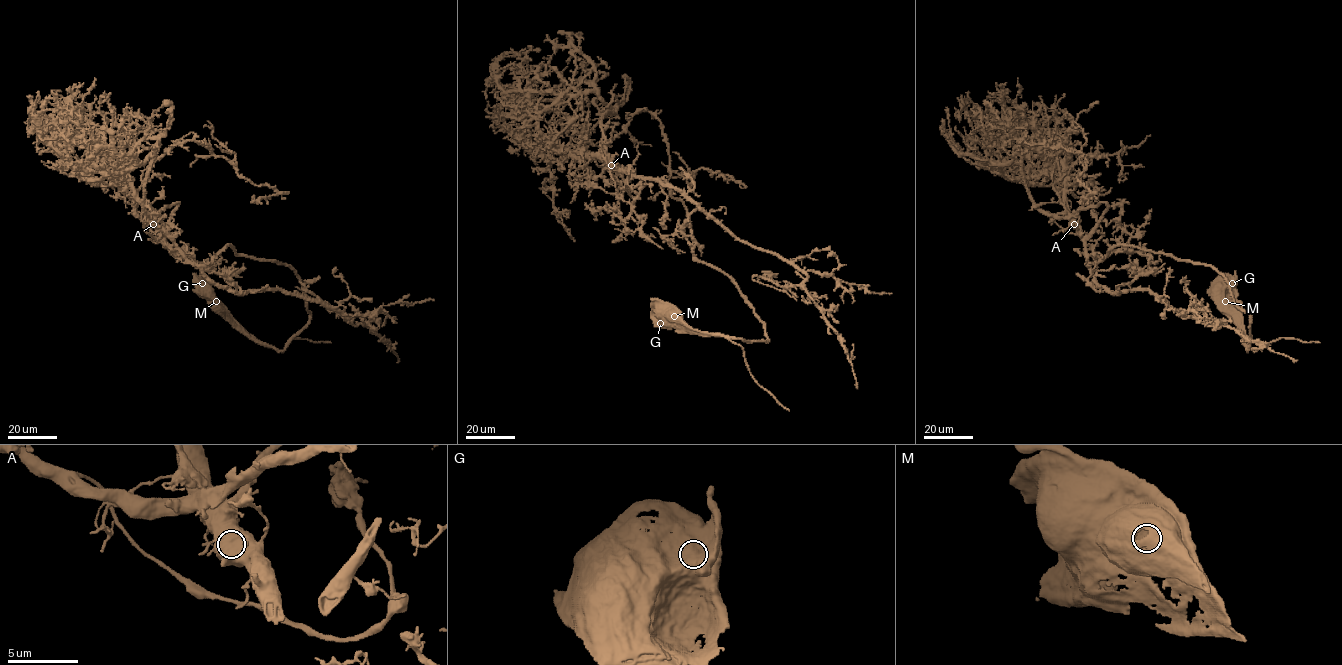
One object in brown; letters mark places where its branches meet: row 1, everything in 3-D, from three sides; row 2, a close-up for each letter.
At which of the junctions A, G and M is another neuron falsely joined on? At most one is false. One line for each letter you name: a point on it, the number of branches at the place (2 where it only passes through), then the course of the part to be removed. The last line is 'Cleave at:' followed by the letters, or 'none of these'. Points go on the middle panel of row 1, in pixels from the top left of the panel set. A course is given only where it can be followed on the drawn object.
M: place (674, 316); branches 1; course (674, 316), (694, 329), (721, 336), (739, 345), (752, 376), (789, 410)
Cleave at: M

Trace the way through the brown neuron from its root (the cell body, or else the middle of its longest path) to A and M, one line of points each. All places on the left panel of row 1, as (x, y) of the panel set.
A: (204, 293), (279, 350), (309, 321), (302, 281), (289, 265), (238, 255), (230, 245), (197, 265), (153, 224)
M: (204, 293), (216, 301)

